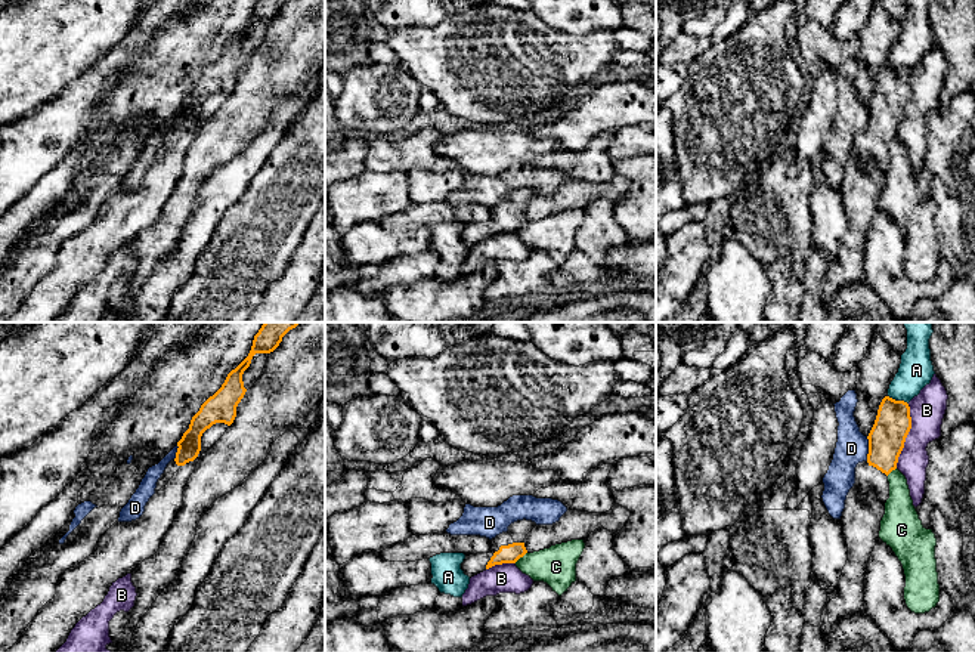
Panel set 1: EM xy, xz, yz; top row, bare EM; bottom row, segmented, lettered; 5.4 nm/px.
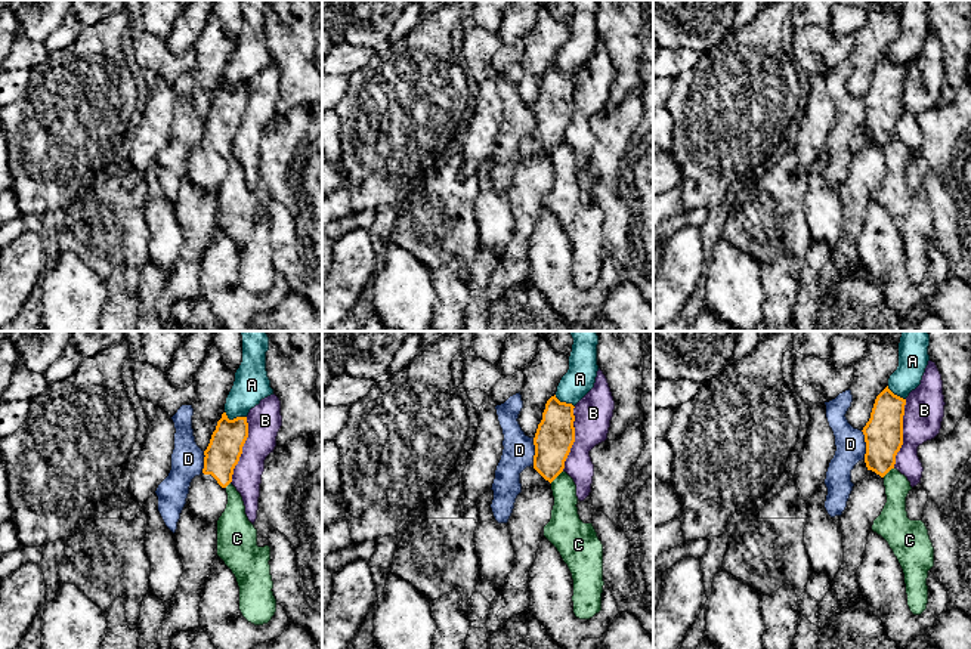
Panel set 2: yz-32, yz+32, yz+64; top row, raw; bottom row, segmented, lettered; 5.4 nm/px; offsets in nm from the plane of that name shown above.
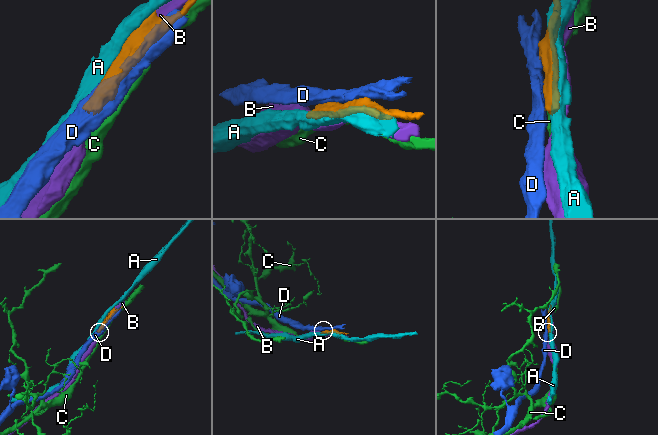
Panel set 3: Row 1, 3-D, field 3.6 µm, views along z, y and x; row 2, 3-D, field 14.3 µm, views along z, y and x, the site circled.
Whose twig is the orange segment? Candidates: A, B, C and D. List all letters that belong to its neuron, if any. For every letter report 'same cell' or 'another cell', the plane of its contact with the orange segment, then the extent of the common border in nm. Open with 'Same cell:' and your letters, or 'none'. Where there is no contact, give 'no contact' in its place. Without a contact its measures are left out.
Same cell: none
A: another cell | yz | 120 nm
B: another cell | yz | 360 nm
C: another cell | xz | 90 nm
D: another cell | yz | 140 nm

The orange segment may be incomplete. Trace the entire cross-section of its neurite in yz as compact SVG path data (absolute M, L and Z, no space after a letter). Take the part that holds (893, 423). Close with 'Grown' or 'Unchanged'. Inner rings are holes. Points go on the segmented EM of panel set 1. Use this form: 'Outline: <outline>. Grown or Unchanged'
Outline: M885 396L879 405L875 424L867 436L867 460L855 467L855 483L860 495L875 491L878 501L889 498L888 475L897 469L898 457L911 429L910 407L904 401Z. Grown

